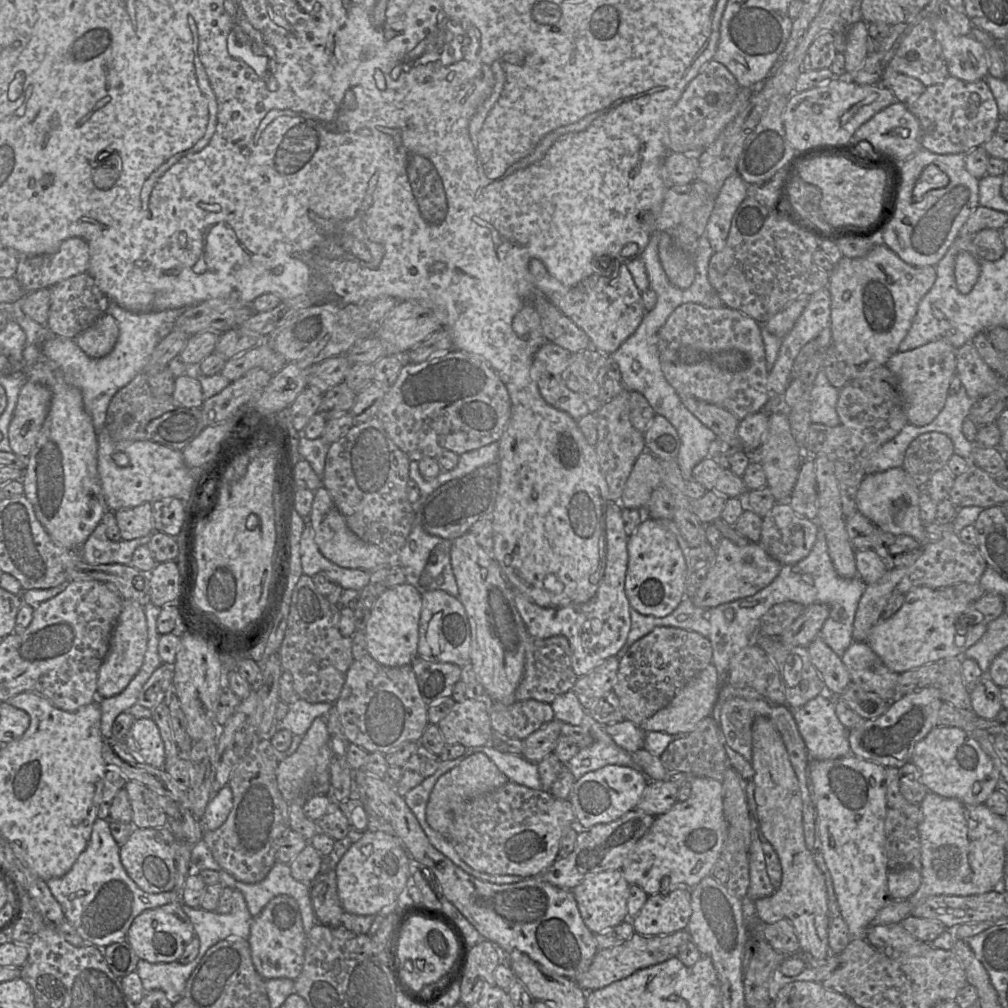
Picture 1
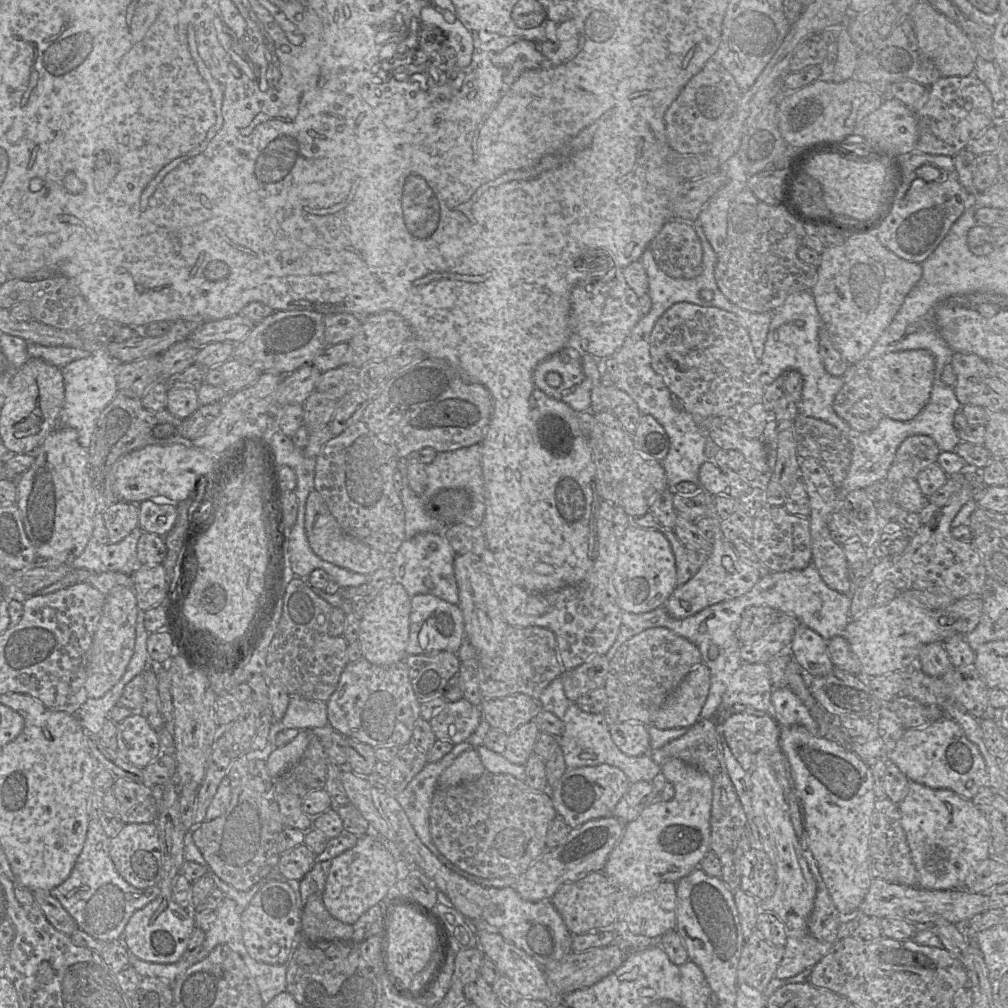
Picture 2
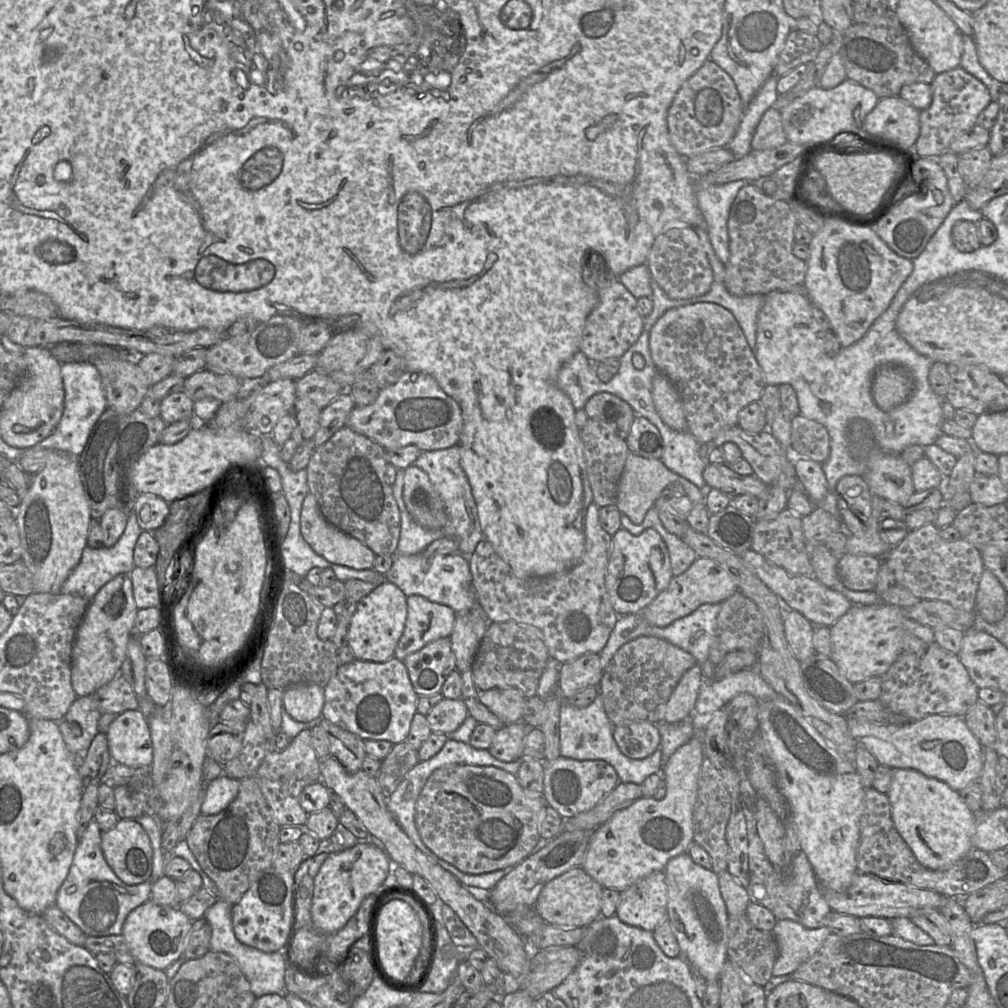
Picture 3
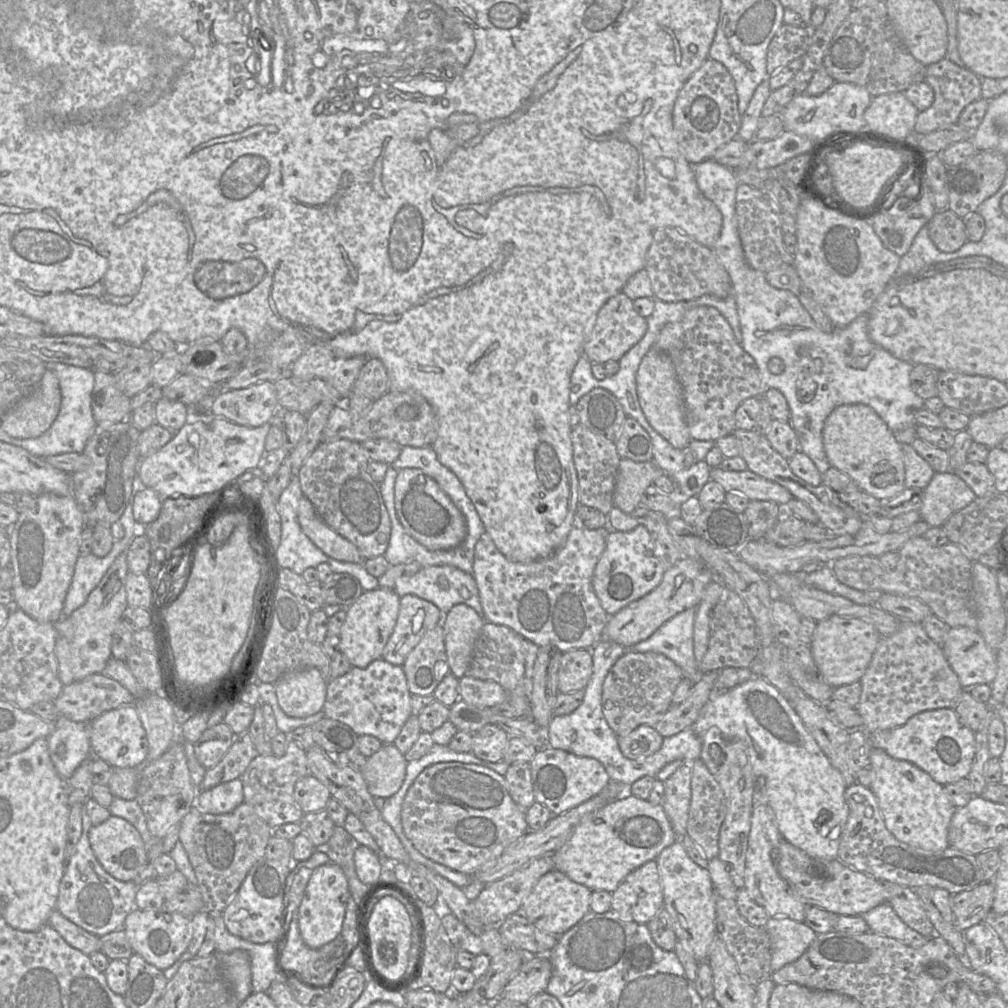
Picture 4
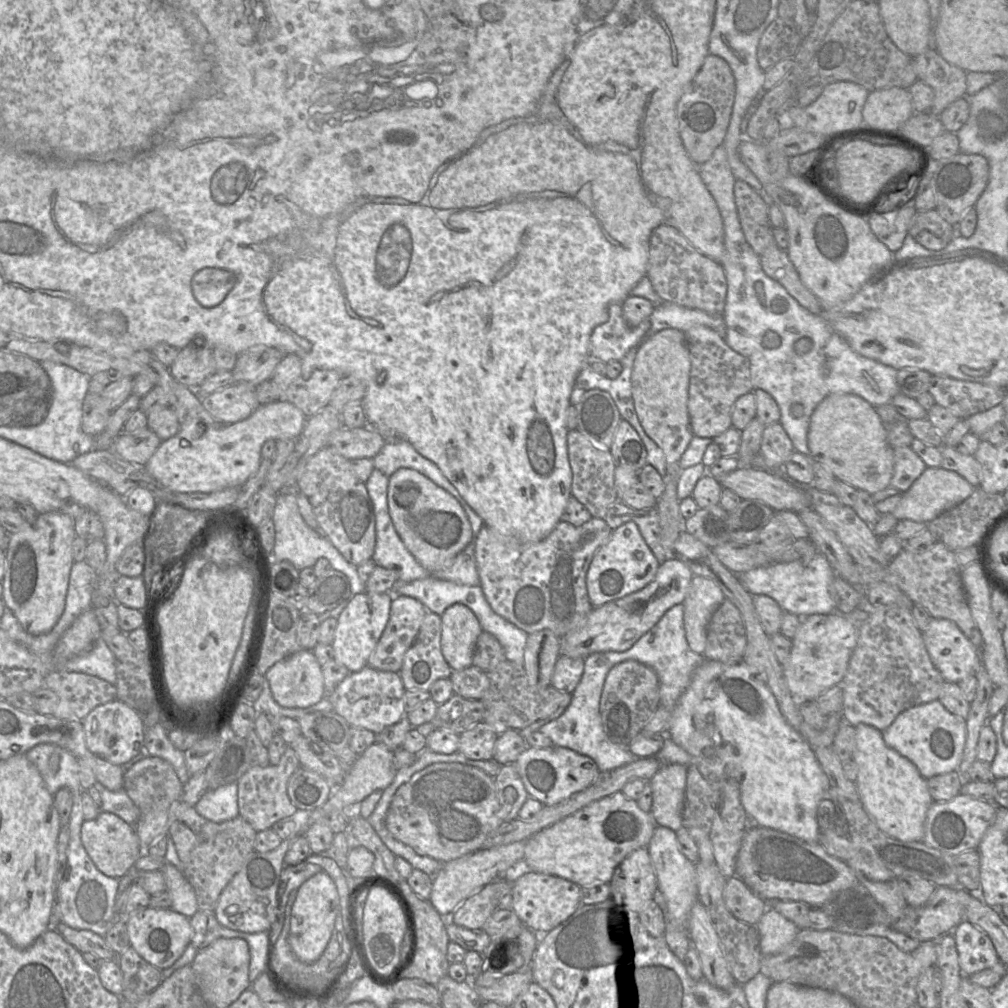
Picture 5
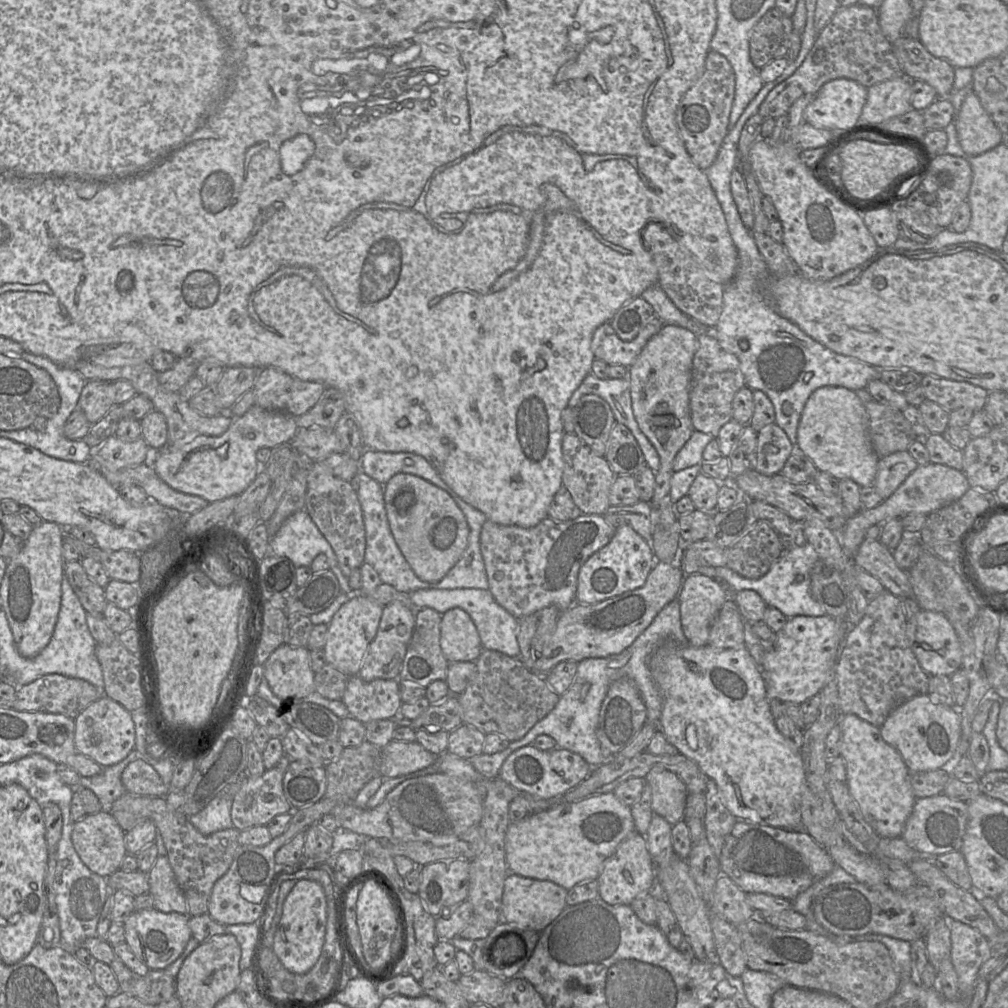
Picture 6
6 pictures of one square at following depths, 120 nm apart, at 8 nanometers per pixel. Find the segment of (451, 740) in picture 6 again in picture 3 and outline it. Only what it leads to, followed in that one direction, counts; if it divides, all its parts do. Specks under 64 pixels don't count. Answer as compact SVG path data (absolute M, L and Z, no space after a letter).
M524 722L503 725L496 729L493 741L487 750L500 761L521 760L524 739L528 731L529 726Z

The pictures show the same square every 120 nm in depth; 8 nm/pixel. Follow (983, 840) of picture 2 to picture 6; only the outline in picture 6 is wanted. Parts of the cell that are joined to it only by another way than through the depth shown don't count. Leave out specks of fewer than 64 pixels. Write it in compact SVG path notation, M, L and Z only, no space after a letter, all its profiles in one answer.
M844 714L837 725L840 726L842 732L840 756L846 764L846 784L860 809L864 821L880 837L900 837L916 800L910 784L910 771L898 751L882 739L879 727L860 719L854 714Z

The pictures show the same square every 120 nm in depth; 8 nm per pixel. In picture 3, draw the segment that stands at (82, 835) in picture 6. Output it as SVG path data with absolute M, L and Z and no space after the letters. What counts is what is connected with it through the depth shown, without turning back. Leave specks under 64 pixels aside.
M119 819L114 828L103 831L101 849L107 864L124 883L151 881L153 849L146 831L135 819Z

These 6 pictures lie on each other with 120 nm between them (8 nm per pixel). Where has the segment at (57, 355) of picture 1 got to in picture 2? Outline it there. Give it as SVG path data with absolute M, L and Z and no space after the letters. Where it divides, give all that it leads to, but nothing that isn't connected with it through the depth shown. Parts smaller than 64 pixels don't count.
M104 345L104 349L94 351L89 357L72 361L61 368L65 385L65 401L59 426L75 429L80 445L86 449L90 446L101 413L118 394L115 370L120 363L123 362L110 356Z

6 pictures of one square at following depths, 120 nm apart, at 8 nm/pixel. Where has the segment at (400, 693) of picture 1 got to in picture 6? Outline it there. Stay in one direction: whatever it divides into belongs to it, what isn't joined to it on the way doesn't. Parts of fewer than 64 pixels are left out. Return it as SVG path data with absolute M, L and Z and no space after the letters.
M350 676L341 698L351 717L363 724L373 720L396 718L402 705L398 679L364 681Z

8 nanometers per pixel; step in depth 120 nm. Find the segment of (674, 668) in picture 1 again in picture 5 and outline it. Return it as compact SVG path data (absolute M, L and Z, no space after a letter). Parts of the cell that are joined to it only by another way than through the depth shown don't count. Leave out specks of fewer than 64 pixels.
M627 660L609 671L602 691L600 715L604 732L612 742L628 746L660 706L659 680L651 667Z

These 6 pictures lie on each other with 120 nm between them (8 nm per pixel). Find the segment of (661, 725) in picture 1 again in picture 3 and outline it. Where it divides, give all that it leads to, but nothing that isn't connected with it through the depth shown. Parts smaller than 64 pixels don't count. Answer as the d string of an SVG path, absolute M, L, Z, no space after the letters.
M699 664L686 671L665 706L662 721L673 724L692 717L703 683L702 668Z

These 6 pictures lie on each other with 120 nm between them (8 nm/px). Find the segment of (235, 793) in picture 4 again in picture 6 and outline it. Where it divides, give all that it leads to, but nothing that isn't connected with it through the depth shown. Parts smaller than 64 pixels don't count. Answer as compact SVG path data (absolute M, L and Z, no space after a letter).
M216 796L197 814L189 817L191 824L203 835L233 827L232 796Z

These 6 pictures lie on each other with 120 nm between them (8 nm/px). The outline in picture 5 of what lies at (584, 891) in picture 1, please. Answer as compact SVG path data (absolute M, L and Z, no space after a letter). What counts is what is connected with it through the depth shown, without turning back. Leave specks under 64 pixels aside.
M536 872L522 874L513 882L510 908L521 922L542 935L567 920L581 905L581 887L560 877Z

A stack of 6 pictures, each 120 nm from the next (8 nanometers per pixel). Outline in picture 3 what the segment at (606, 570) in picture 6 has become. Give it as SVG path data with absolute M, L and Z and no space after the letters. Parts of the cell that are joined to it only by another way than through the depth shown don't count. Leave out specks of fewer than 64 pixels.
M620 528L612 535L612 546L606 574L606 588L615 612L621 615L638 614L649 605L673 578L668 549L653 528L633 535Z

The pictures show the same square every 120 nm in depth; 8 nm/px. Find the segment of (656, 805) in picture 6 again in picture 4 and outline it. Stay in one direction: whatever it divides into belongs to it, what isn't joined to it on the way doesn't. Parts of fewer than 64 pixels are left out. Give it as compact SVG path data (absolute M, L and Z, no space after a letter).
M693 762L681 765L664 782L664 795L660 803L677 836L686 834L691 800Z

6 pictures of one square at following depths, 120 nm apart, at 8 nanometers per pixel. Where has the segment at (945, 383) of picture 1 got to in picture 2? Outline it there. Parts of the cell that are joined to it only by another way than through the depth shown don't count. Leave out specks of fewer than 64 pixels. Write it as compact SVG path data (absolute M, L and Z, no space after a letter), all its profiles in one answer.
M924 349L891 352L874 359L868 375L875 387L878 404L884 416L903 422L914 419L930 399L934 372L935 357Z

